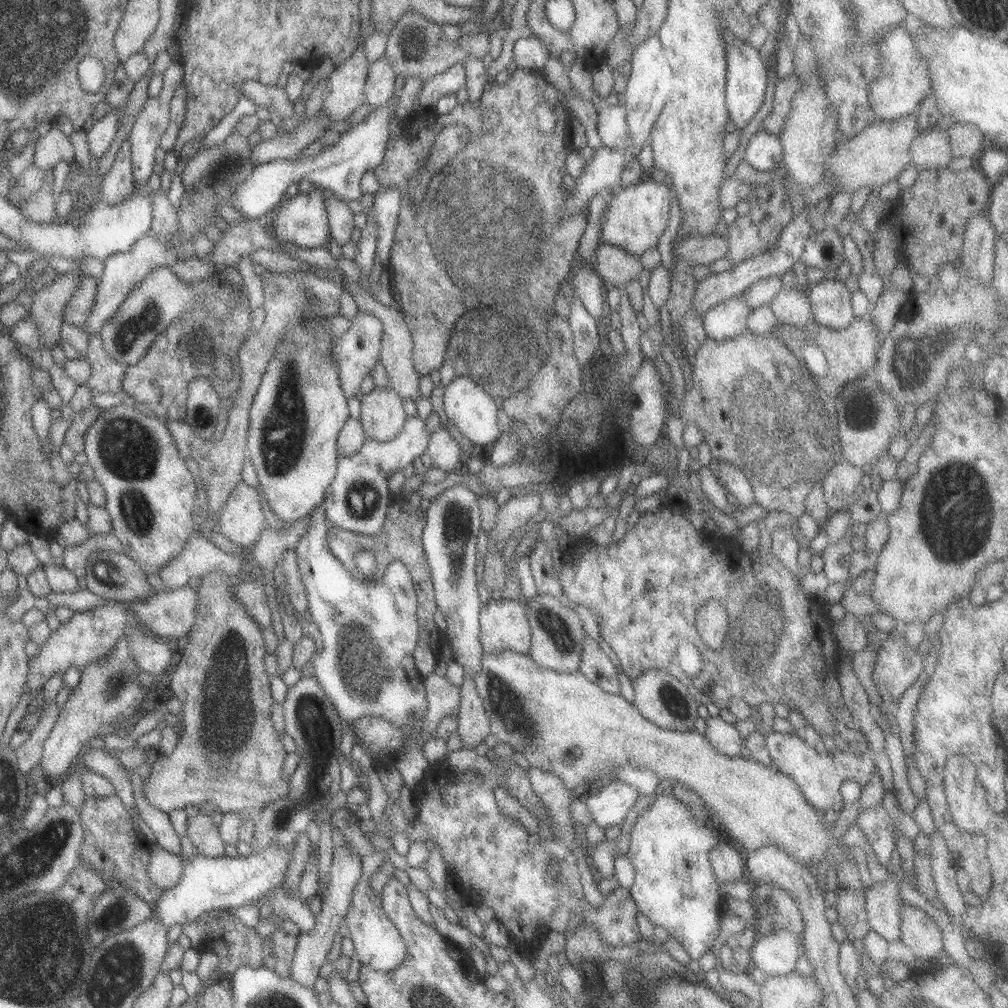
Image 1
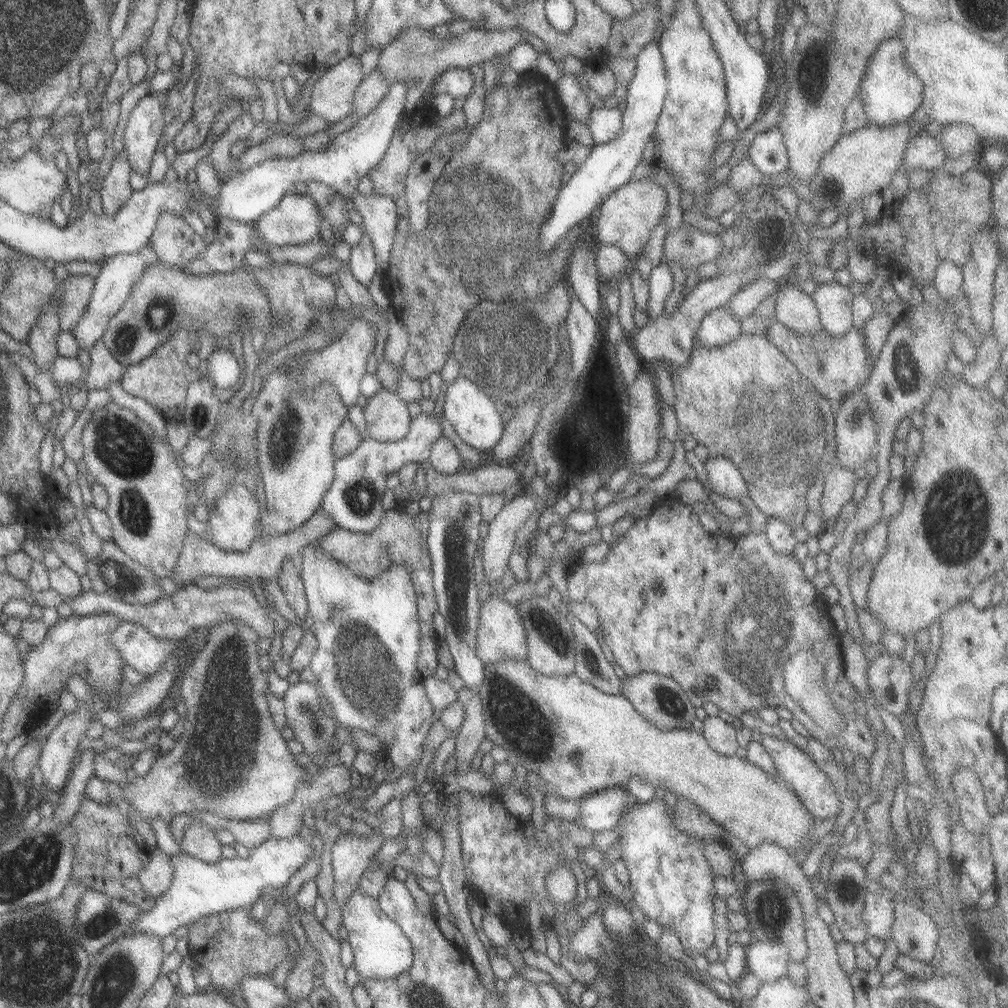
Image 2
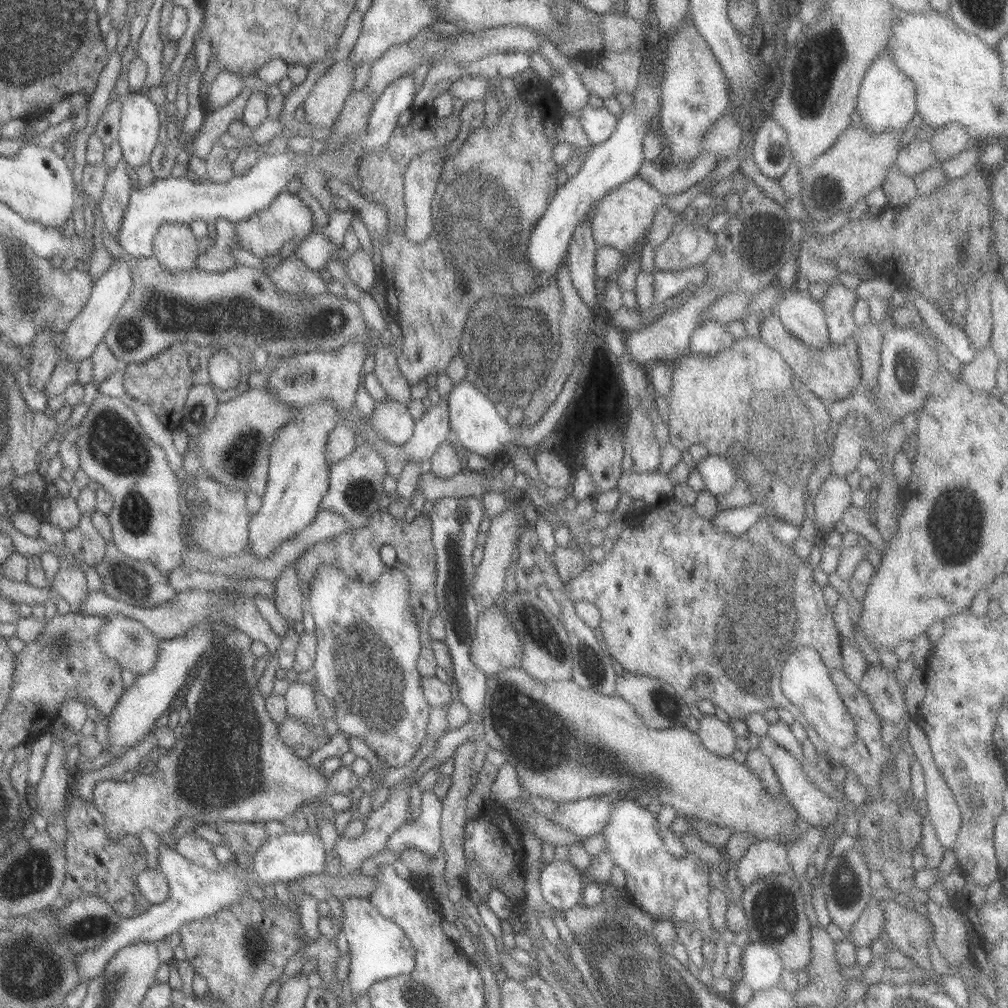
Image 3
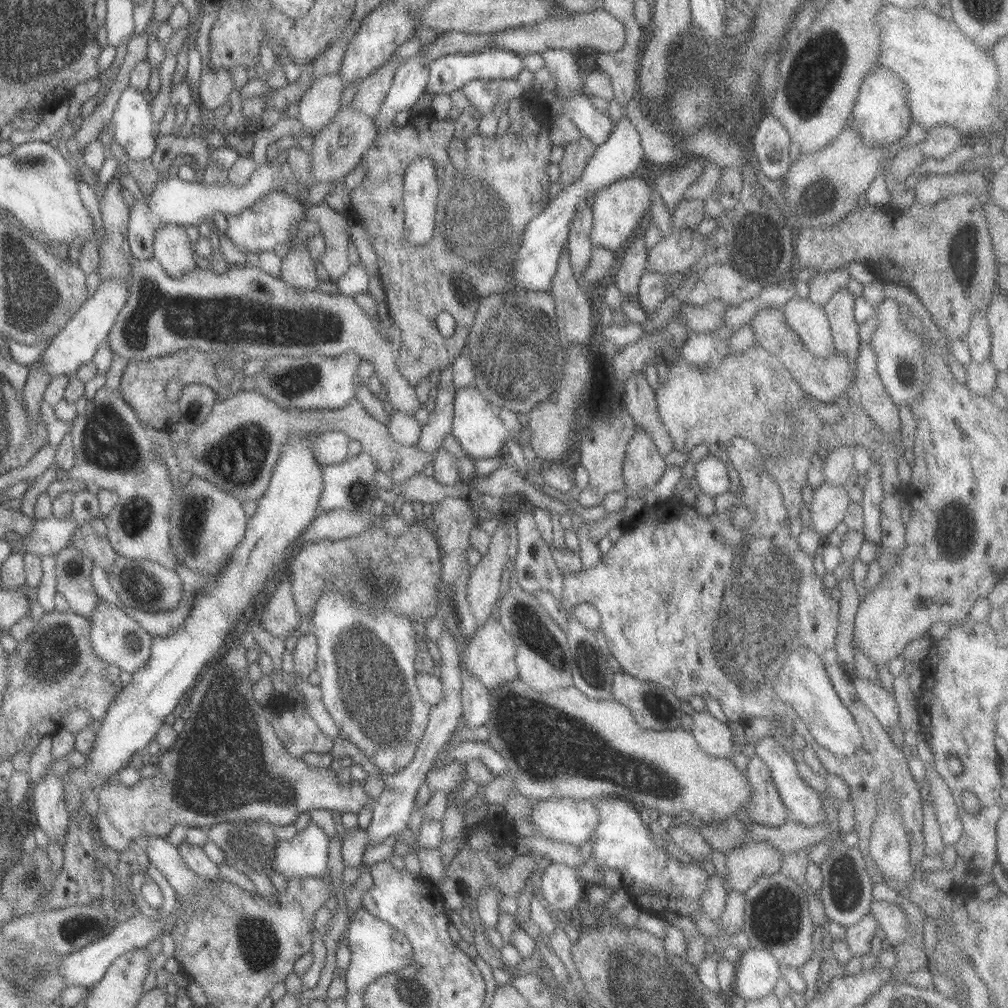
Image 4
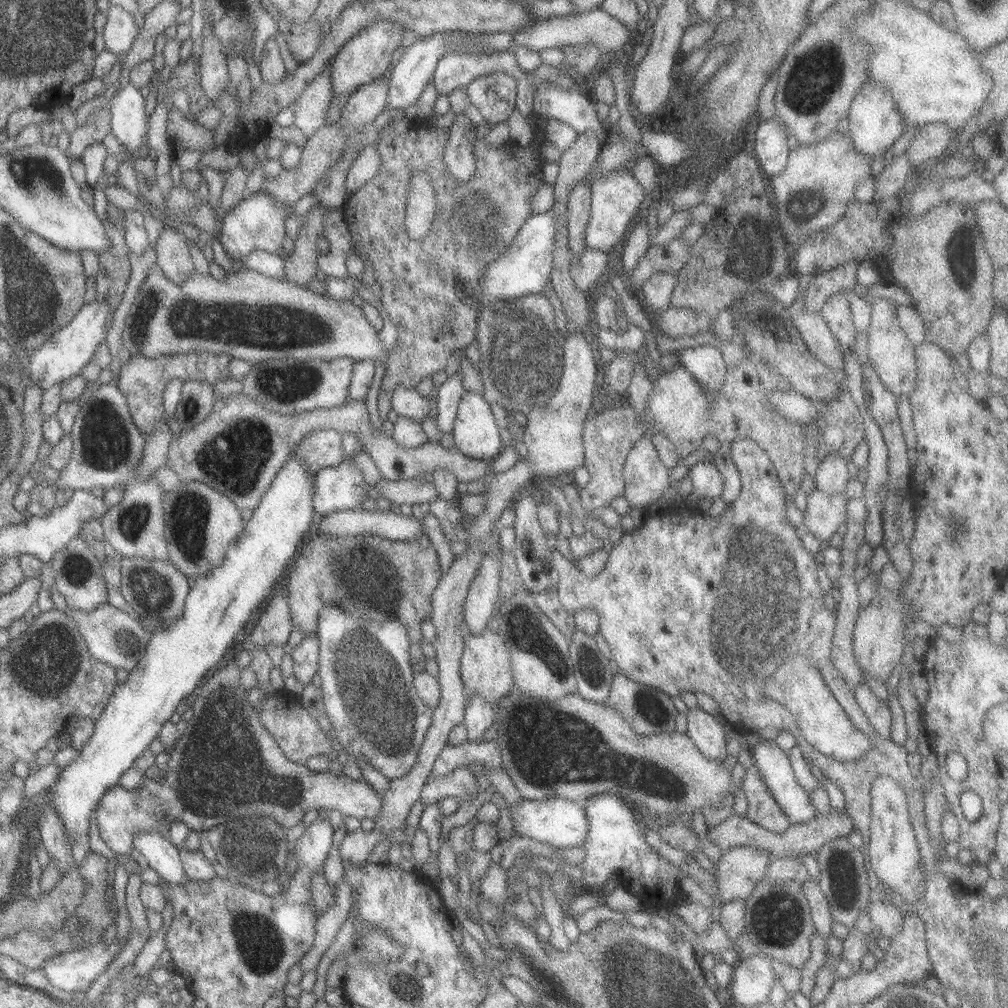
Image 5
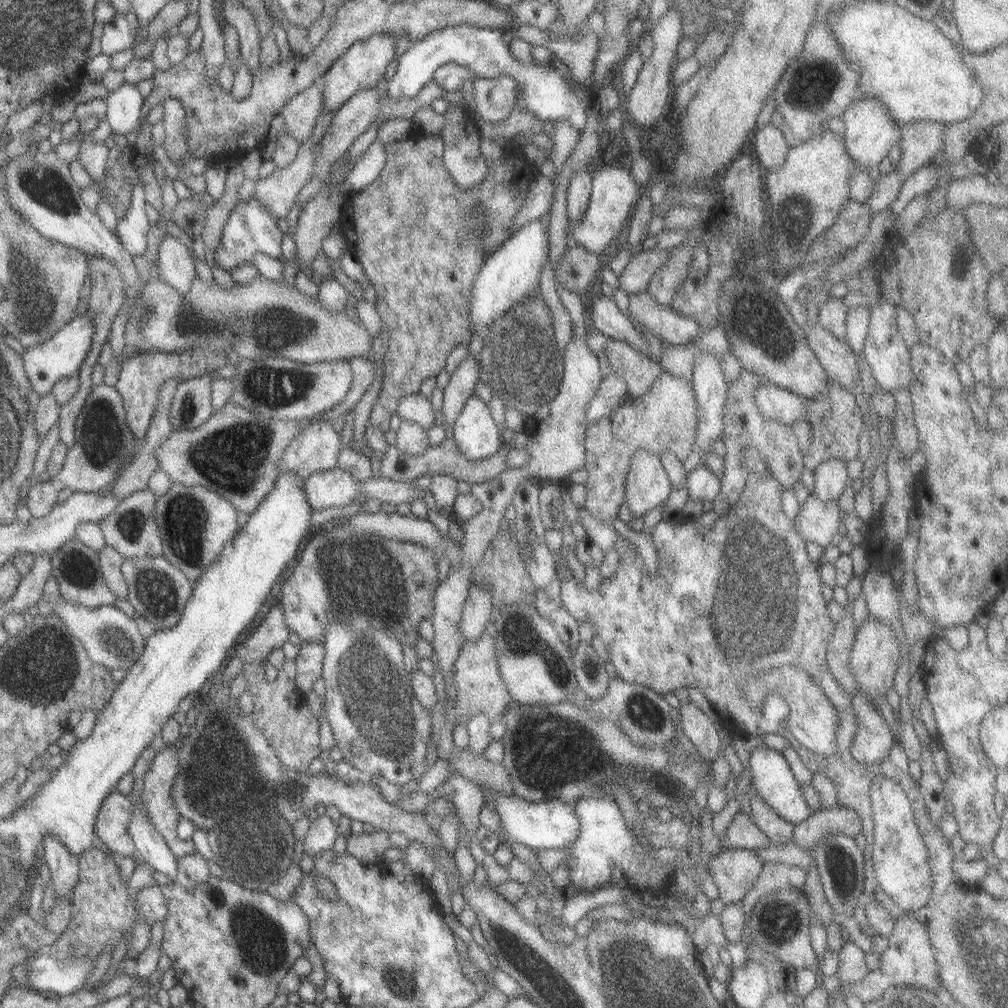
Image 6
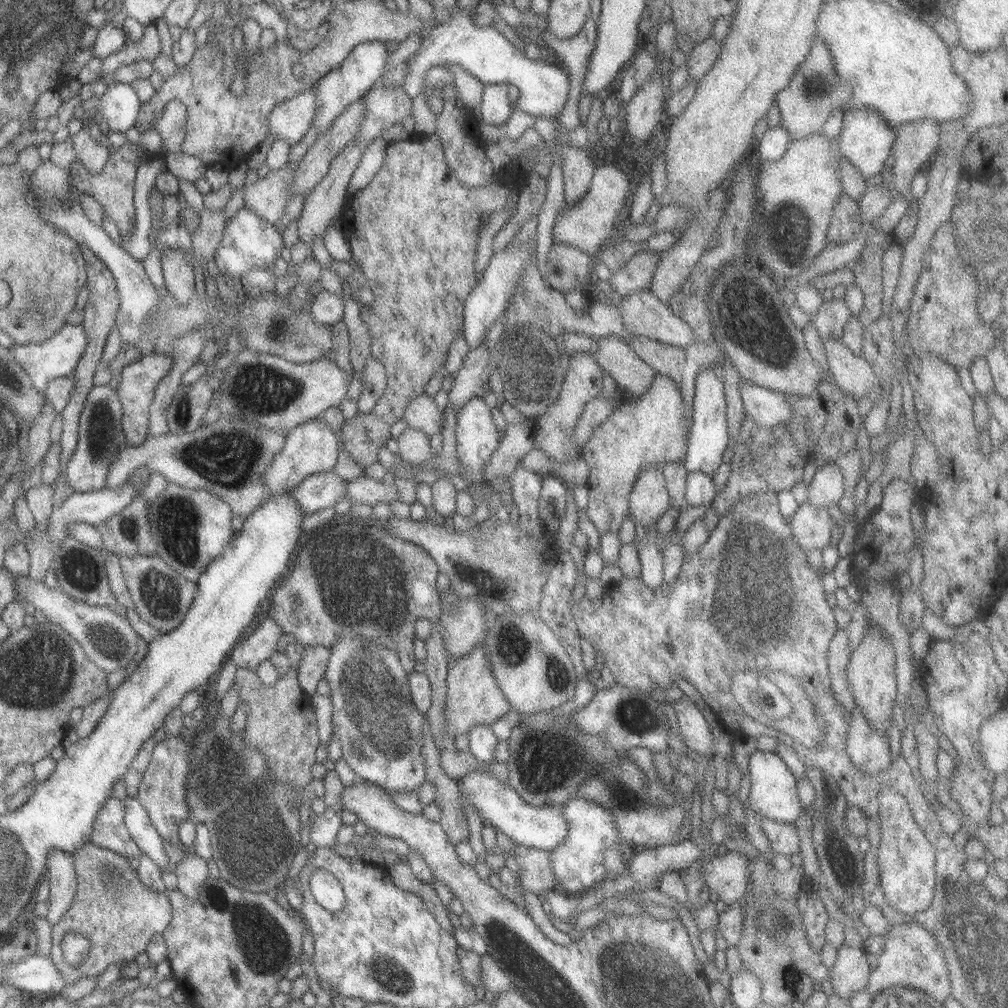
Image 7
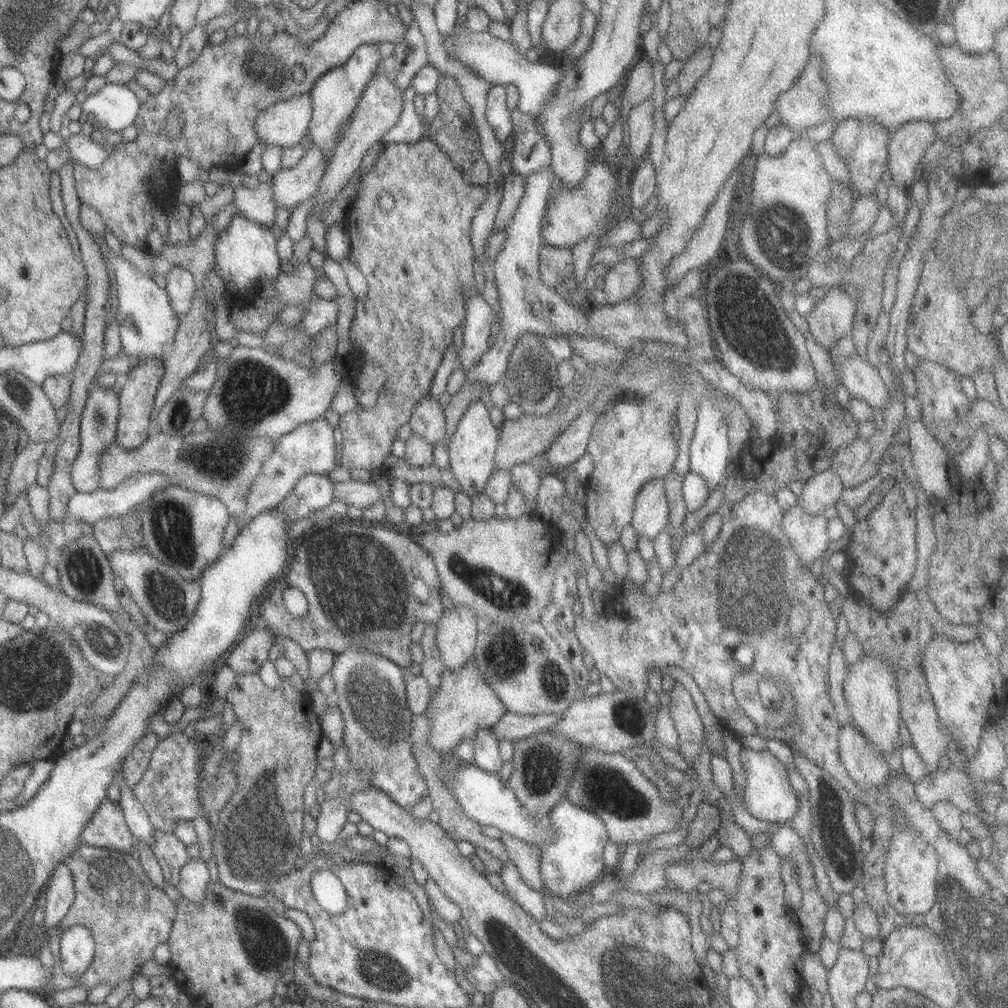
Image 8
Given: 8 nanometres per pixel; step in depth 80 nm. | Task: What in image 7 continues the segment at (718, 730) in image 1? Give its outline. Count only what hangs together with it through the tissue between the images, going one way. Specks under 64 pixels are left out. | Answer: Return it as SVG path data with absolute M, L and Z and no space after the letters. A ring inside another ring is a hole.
M685 695L671 703L677 719L677 730L683 738L688 752L695 752L703 757L712 755L712 736L703 714L689 697Z

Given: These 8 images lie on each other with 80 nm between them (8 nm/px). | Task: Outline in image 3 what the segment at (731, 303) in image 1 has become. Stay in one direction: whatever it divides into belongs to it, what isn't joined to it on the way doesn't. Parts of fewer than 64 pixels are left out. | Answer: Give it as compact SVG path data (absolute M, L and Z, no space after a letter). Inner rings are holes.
M706 320L693 329L689 337L688 354L704 354L713 356L720 350L725 350L733 341L724 324L716 320Z

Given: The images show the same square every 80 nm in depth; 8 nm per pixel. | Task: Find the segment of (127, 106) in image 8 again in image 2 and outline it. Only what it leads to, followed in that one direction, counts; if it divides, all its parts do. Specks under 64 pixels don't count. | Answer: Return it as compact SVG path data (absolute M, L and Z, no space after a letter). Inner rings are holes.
M147 94L140 98L137 103L131 108L125 127L123 128L123 146L130 170L146 176L148 171L152 154L156 151L155 146L160 141L162 128L165 124L165 119L168 119L166 110L161 108L163 101L159 101L156 97Z

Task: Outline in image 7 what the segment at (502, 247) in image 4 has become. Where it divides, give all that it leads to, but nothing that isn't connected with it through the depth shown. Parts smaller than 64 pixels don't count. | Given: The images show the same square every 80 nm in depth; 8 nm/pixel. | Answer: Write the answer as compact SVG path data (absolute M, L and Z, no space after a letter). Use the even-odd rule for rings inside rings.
M427 135L423 140L417 140L417 142L402 141L393 139L386 145L385 156L383 162L378 168L378 171L370 178L369 184L365 188L361 188L357 192L353 192L351 197L346 200L345 204L341 208L339 214L339 221L342 231L347 235L348 243L350 244L351 262L359 268L363 273L364 278L367 281L367 286L373 294L373 301L367 306L367 314L371 314L369 318L375 318L373 328L375 330L375 336L371 336L369 341L369 352L379 364L384 366L384 372L386 375L386 384L384 392L381 397L378 398L377 403L373 406L373 409L368 414L357 413L352 420L344 420L343 426L341 426L341 440L343 442L343 448L347 457L359 465L361 468L369 467L375 461L377 461L377 451L379 448L385 446L387 439L390 437L389 430L391 425L397 421L403 419L403 411L405 407L409 405L409 402L414 401L414 398L423 395L423 388L427 385L427 382L433 377L433 374L443 366L446 358L447 348L451 343L451 340L457 336L457 333L461 334L462 323L462 304L465 297L469 294L469 291L476 283L475 275L473 275L473 256L475 256L475 247L477 244L478 231L483 226L483 221L487 221L488 216L495 216L495 211L507 208L509 201L512 197L511 190L516 190L523 184L523 176L520 174L518 166L514 162L510 162L510 166L507 172L501 173L501 171L495 171L489 178L488 184L481 187L471 187L461 184L461 181L452 173L452 170L448 167L448 164L444 159L444 152L440 145L439 139L434 135Z

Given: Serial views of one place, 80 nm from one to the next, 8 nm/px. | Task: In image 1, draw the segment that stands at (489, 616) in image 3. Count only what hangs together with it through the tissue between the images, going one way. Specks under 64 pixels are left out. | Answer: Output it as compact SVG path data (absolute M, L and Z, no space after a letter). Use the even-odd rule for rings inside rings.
M489 599L478 614L482 652L509 650L527 655L530 645L525 599Z

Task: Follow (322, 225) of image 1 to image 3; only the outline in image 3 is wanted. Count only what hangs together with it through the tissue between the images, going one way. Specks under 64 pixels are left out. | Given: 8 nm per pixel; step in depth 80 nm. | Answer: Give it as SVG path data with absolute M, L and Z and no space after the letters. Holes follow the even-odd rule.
M286 190L279 192L275 200L271 201L265 208L249 215L245 220L234 223L236 244L241 250L255 254L259 258L278 254L283 242L292 238L303 238L311 230L311 211L294 194Z

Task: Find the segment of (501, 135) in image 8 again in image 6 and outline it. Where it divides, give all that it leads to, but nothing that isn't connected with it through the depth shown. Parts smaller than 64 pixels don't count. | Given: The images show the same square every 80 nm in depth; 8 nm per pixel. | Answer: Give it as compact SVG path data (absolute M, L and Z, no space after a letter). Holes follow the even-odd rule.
M498 76L497 78L475 78L473 83L473 100L475 103L475 114L489 124L502 123L507 118L507 115L513 110L515 106L515 92L516 86L512 78L508 76Z

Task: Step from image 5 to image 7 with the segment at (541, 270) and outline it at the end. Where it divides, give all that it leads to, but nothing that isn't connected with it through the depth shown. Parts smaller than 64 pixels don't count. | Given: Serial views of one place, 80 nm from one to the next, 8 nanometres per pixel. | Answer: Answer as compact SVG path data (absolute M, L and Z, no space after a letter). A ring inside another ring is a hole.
M520 242L518 246L507 244L506 248L491 255L483 276L473 285L462 304L461 330L469 350L484 346L483 337L489 326L503 317L510 292L518 282L522 266L530 259L531 253L535 253L535 246L530 246L528 242Z

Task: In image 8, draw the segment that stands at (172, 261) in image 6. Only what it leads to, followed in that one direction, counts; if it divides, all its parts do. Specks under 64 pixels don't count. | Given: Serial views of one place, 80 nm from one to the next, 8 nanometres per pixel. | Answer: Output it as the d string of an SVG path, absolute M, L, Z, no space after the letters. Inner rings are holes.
M176 265L170 267L170 271L164 276L165 292L169 297L170 307L174 314L179 317L184 315L190 307L197 286L191 273Z

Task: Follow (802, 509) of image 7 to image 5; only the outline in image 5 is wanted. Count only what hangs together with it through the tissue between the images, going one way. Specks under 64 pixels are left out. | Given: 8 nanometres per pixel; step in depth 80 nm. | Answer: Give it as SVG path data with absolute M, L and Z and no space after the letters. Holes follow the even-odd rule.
M813 489L806 493L806 507L802 513L802 530L826 545L833 533L841 533L846 518L847 498L843 492L825 494Z

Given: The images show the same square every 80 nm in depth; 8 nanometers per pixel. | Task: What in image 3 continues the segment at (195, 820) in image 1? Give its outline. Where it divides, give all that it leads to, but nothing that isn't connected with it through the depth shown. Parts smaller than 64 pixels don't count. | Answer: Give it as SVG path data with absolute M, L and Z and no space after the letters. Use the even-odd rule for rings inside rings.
M186 832L182 837L176 839L172 847L176 852L187 859L189 863L203 868L207 872L213 872L218 868L217 860L211 853L211 845L196 837L193 832Z

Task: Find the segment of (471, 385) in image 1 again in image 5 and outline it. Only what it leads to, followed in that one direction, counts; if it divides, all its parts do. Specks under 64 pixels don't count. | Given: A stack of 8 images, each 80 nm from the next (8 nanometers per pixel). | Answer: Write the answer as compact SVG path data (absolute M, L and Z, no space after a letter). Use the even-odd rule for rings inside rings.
M465 392L459 398L452 430L453 447L465 457L493 460L501 452L501 442L490 404L484 396Z

